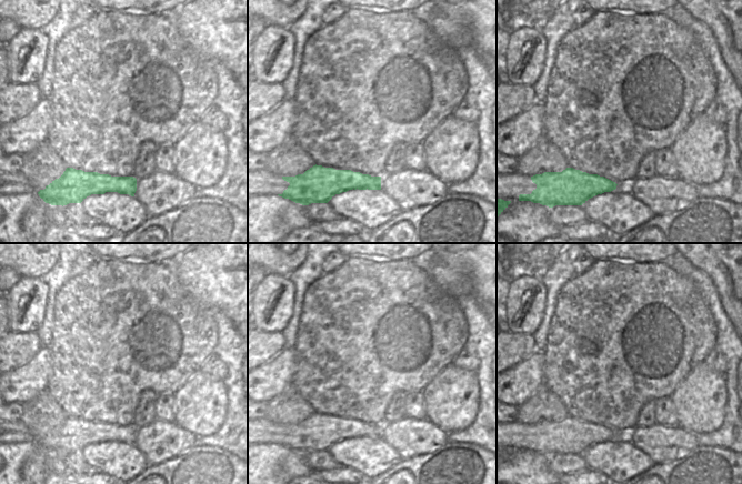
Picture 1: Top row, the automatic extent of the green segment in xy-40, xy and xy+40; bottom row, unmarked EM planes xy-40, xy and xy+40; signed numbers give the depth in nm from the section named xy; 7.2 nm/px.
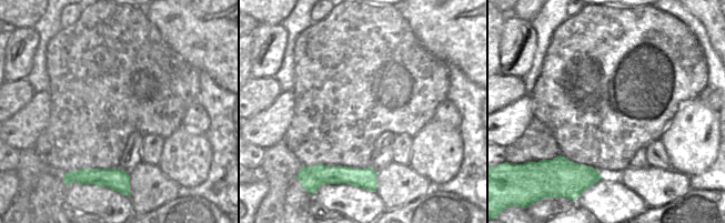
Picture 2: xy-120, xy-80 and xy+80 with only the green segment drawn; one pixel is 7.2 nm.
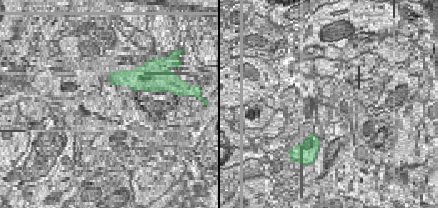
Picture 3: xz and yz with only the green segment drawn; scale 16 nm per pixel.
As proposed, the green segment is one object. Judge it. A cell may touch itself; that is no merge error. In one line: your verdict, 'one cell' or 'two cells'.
two cells

